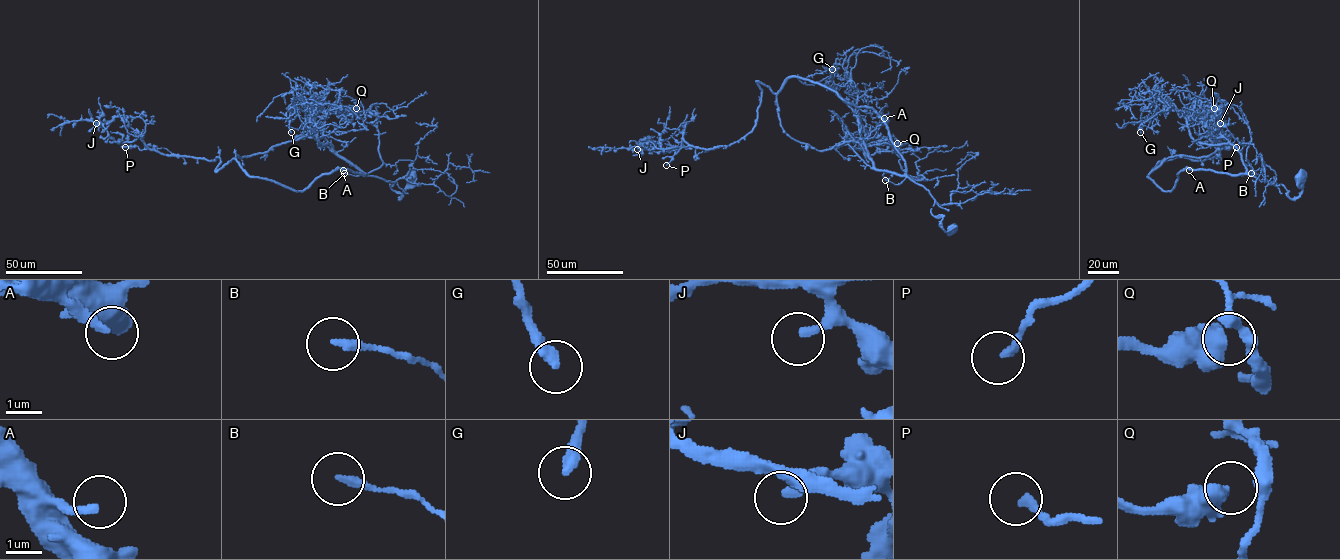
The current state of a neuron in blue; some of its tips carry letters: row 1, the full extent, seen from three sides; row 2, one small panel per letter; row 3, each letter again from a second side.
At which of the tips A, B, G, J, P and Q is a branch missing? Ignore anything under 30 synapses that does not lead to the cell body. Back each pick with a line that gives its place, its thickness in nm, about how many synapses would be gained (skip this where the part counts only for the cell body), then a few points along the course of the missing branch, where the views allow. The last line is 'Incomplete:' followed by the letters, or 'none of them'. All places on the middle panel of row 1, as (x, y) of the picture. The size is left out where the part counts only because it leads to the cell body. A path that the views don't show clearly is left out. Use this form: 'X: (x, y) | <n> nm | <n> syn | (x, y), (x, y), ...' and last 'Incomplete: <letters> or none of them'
G: (832, 69) | 320 nm | 30 syn | (832, 69), (843, 62), (854, 69), (849, 89)
J: (637, 149) | 240 nm | 45 syn | (637, 149), (623, 151), (639, 154)
Incomplete: G, J

